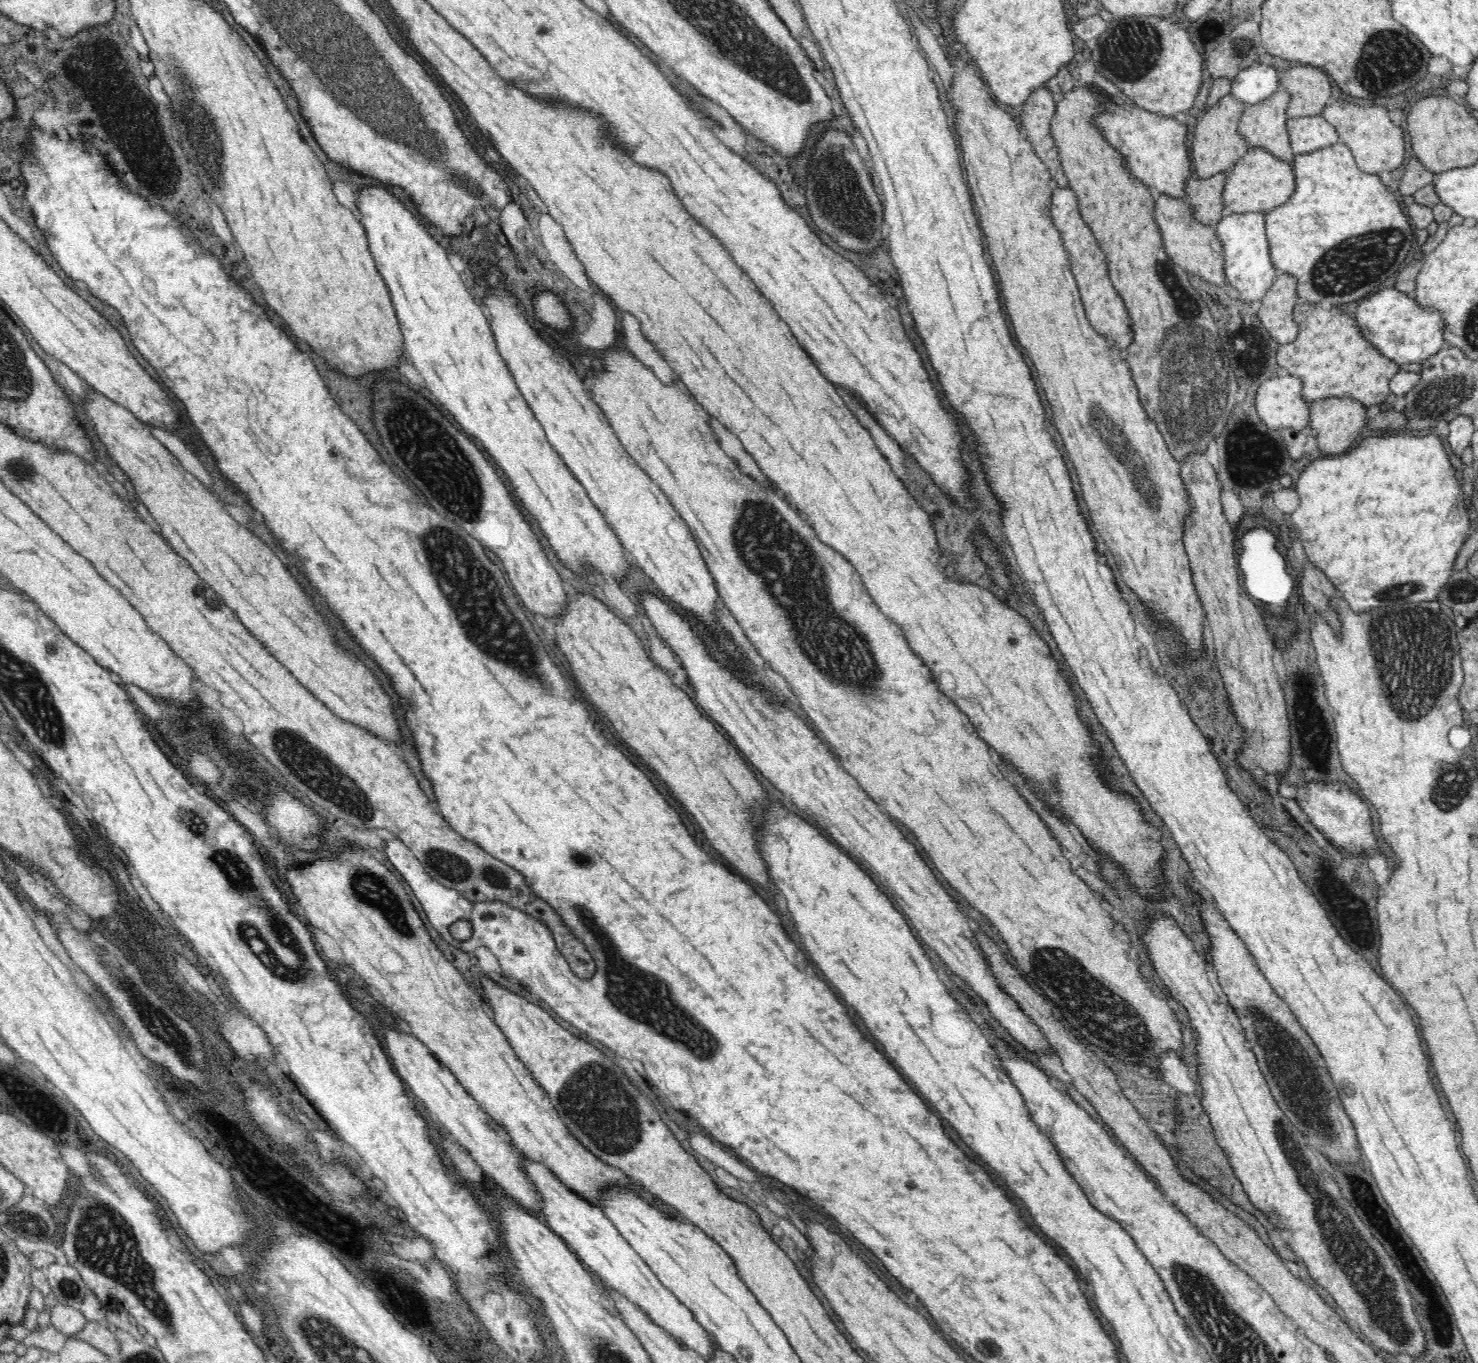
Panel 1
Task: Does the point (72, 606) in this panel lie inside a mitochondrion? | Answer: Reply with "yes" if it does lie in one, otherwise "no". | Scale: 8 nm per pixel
no

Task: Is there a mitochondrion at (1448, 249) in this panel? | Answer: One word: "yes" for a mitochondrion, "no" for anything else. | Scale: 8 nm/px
no

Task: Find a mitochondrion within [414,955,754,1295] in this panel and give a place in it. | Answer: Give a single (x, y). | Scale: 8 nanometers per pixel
(593, 1097)

